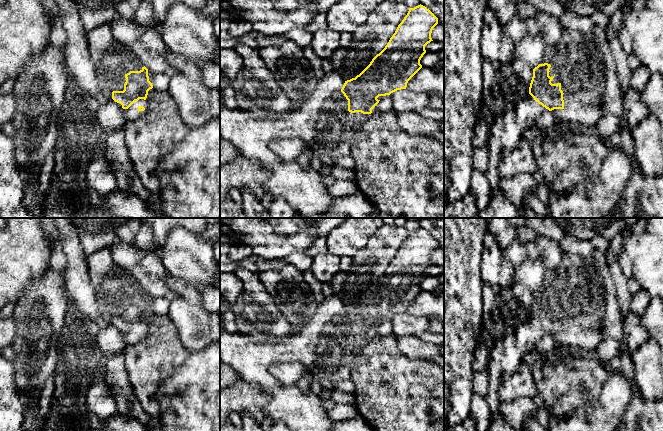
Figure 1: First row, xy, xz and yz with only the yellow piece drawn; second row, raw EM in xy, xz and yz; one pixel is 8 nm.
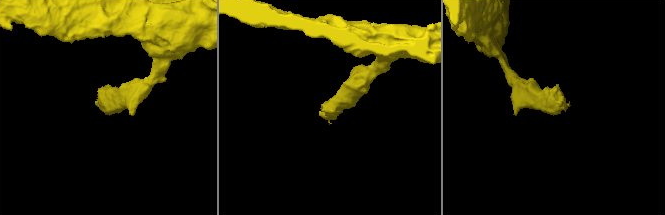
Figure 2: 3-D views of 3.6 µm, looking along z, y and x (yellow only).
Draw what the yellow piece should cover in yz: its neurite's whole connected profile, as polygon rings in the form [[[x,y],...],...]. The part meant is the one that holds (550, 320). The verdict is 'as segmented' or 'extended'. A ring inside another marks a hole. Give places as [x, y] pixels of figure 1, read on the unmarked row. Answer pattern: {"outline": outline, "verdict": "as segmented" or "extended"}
{"outline": [[[563,251],[560,266],[546,275],[546,286],[533,293],[529,318],[549,335],[563,333],[565,345],[578,342],[584,351],[596,351],[605,324],[605,302],[602,300],[604,287],[597,264],[592,257],[583,258]],[[583,267],[587,268],[587,274],[583,278],[577,277],[578,269]]], "verdict": "extended"}

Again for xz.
{"outline": [[[425,230],[409,232],[385,272],[355,302],[345,305],[341,315],[325,326],[316,349],[314,375],[324,390],[334,390],[339,382],[351,377],[356,358],[362,347],[356,344],[356,336],[371,338],[379,327],[379,320],[406,313],[408,305],[422,292],[420,284],[426,277],[425,270],[432,264],[431,257],[438,242]]], "verdict": "extended"}

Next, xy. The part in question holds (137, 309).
{"outline": [[[104,247],[87,258],[89,277],[96,291],[99,311],[101,315],[115,326],[120,327],[123,333],[128,333],[139,323],[146,324],[148,315],[153,312],[149,305],[148,293],[133,291],[132,286],[138,282],[125,269],[119,267],[112,258],[110,247]]], "verdict": "extended"}

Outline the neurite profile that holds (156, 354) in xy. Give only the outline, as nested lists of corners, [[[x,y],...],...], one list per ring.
[[[153,310],[148,315],[147,322],[139,323],[137,327],[145,334],[139,335],[135,344],[124,349],[125,367],[131,386],[143,410],[152,420],[158,420],[160,411],[157,389],[166,376],[184,363],[189,352],[182,346],[177,329],[168,315],[160,315]]]

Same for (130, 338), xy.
[[[135,325],[128,333],[123,333],[122,329],[120,327],[115,326],[120,333],[122,334],[122,337],[126,343],[126,346],[133,345],[138,340],[138,327]]]

